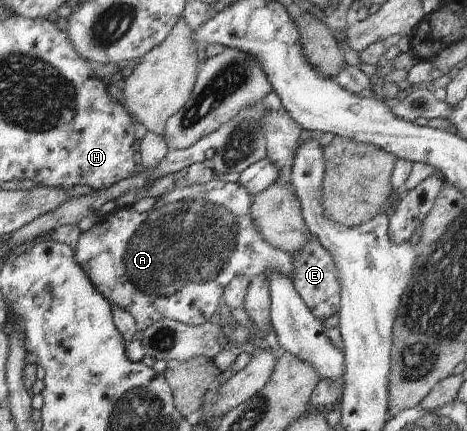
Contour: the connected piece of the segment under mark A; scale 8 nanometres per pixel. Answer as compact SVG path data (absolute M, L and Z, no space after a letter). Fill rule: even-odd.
M213 178L209 182L194 184L182 189L173 188L168 193L161 195L155 201L155 206L147 212L140 213L135 209L123 208L109 212L103 220L95 223L89 230L83 231L76 242L75 260L79 266L87 273L89 280L96 286L96 289L110 302L111 306L123 307L134 318L137 330L145 330L154 322L161 319L173 319L180 323L195 326L209 322L209 319L215 312L218 312L222 300L223 290L226 286L238 276L246 276L250 279L256 274L265 274L267 271L279 271L281 274L287 275L292 282L294 281L294 265L292 264L292 256L284 250L275 248L265 242L265 239L259 234L254 222L250 217L252 195L247 192L238 182L227 183L219 178Z

